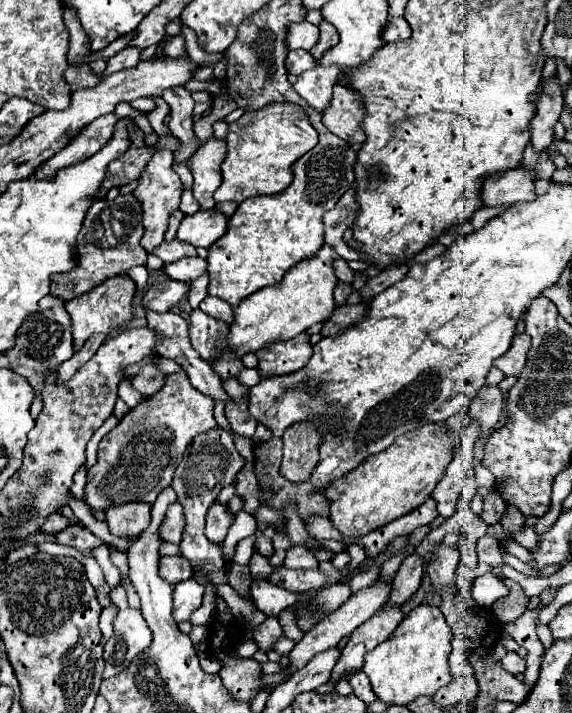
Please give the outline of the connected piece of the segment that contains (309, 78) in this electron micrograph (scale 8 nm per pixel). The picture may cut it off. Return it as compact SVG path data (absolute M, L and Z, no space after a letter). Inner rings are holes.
M317 65L299 75L297 83L293 85L295 91L317 111L323 111L329 105L329 95L333 85L339 81L339 67L337 65Z

